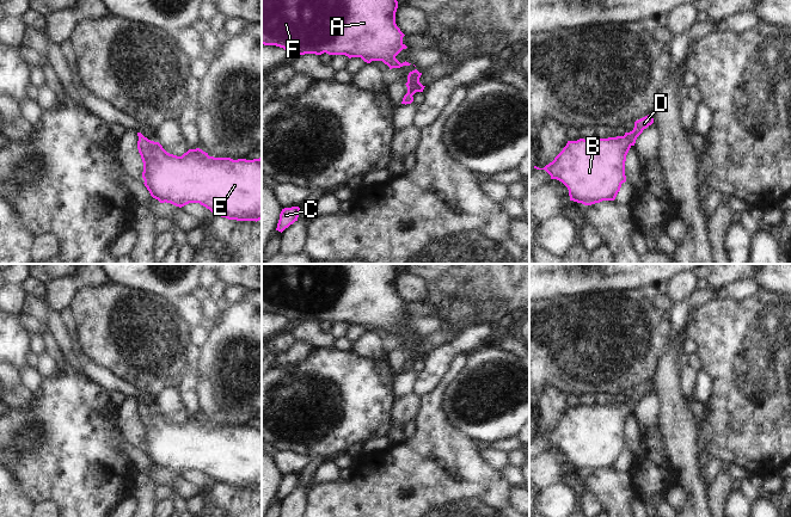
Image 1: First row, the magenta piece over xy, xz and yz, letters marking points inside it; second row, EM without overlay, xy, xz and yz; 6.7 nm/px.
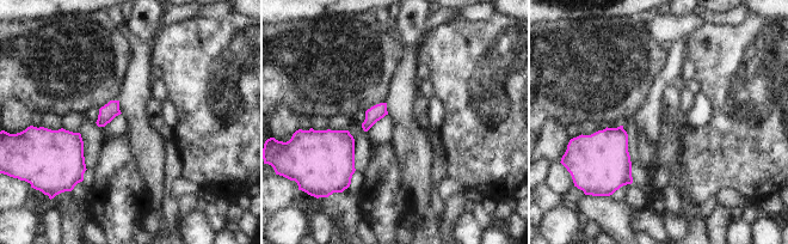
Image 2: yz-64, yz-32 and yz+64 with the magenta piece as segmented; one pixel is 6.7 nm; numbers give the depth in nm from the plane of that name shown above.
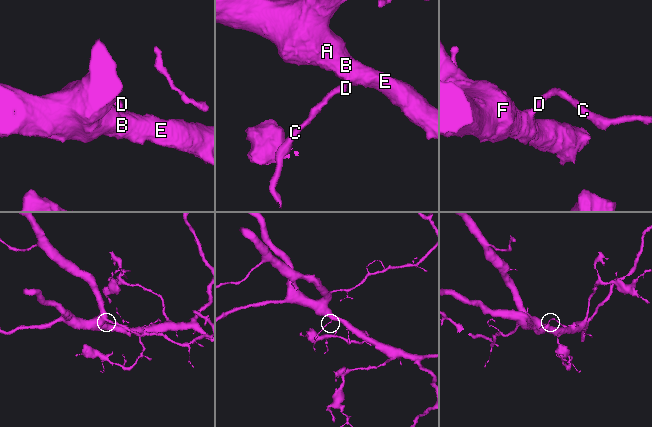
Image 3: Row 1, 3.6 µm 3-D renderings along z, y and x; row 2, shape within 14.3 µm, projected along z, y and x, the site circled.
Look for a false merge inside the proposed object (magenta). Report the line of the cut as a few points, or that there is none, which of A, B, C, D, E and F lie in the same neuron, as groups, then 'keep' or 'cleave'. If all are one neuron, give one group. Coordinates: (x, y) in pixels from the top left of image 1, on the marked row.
no cut | A B C D E F | keep

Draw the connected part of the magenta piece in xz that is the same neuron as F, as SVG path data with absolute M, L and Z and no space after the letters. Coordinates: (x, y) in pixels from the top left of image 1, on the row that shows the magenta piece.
M262 0L262 44L276 45L283 48L288 53L296 55L315 54L321 55L324 53L329 55L345 55L349 59L361 57L364 62L382 61L385 64L392 68L400 68L403 66L410 66L409 62L400 63L396 56L407 47L403 43L405 36L396 24L396 12L398 8L397 0Z

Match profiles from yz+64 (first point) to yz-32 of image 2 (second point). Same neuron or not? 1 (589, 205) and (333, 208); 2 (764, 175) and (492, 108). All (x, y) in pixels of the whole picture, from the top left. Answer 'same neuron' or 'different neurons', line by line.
1: same neuron
2: same neuron

